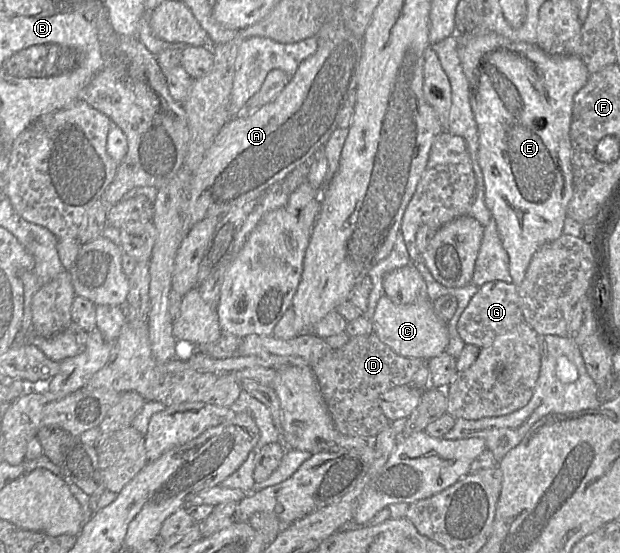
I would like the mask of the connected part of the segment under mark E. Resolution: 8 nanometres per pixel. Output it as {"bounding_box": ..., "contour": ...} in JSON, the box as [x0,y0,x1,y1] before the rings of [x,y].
{"bounding_box":[458,32,590,287],"contour":[[[490,32],[483,35],[458,35],[459,58],[469,82],[470,104],[478,127],[478,161],[482,170],[485,187],[485,204],[494,219],[503,248],[509,257],[509,271],[513,284],[519,287],[533,255],[544,244],[558,239],[563,234],[567,217],[567,206],[573,196],[572,146],[570,127],[575,94],[586,85],[590,73],[578,55],[551,55],[544,52],[537,44],[514,41],[501,34]]]}

